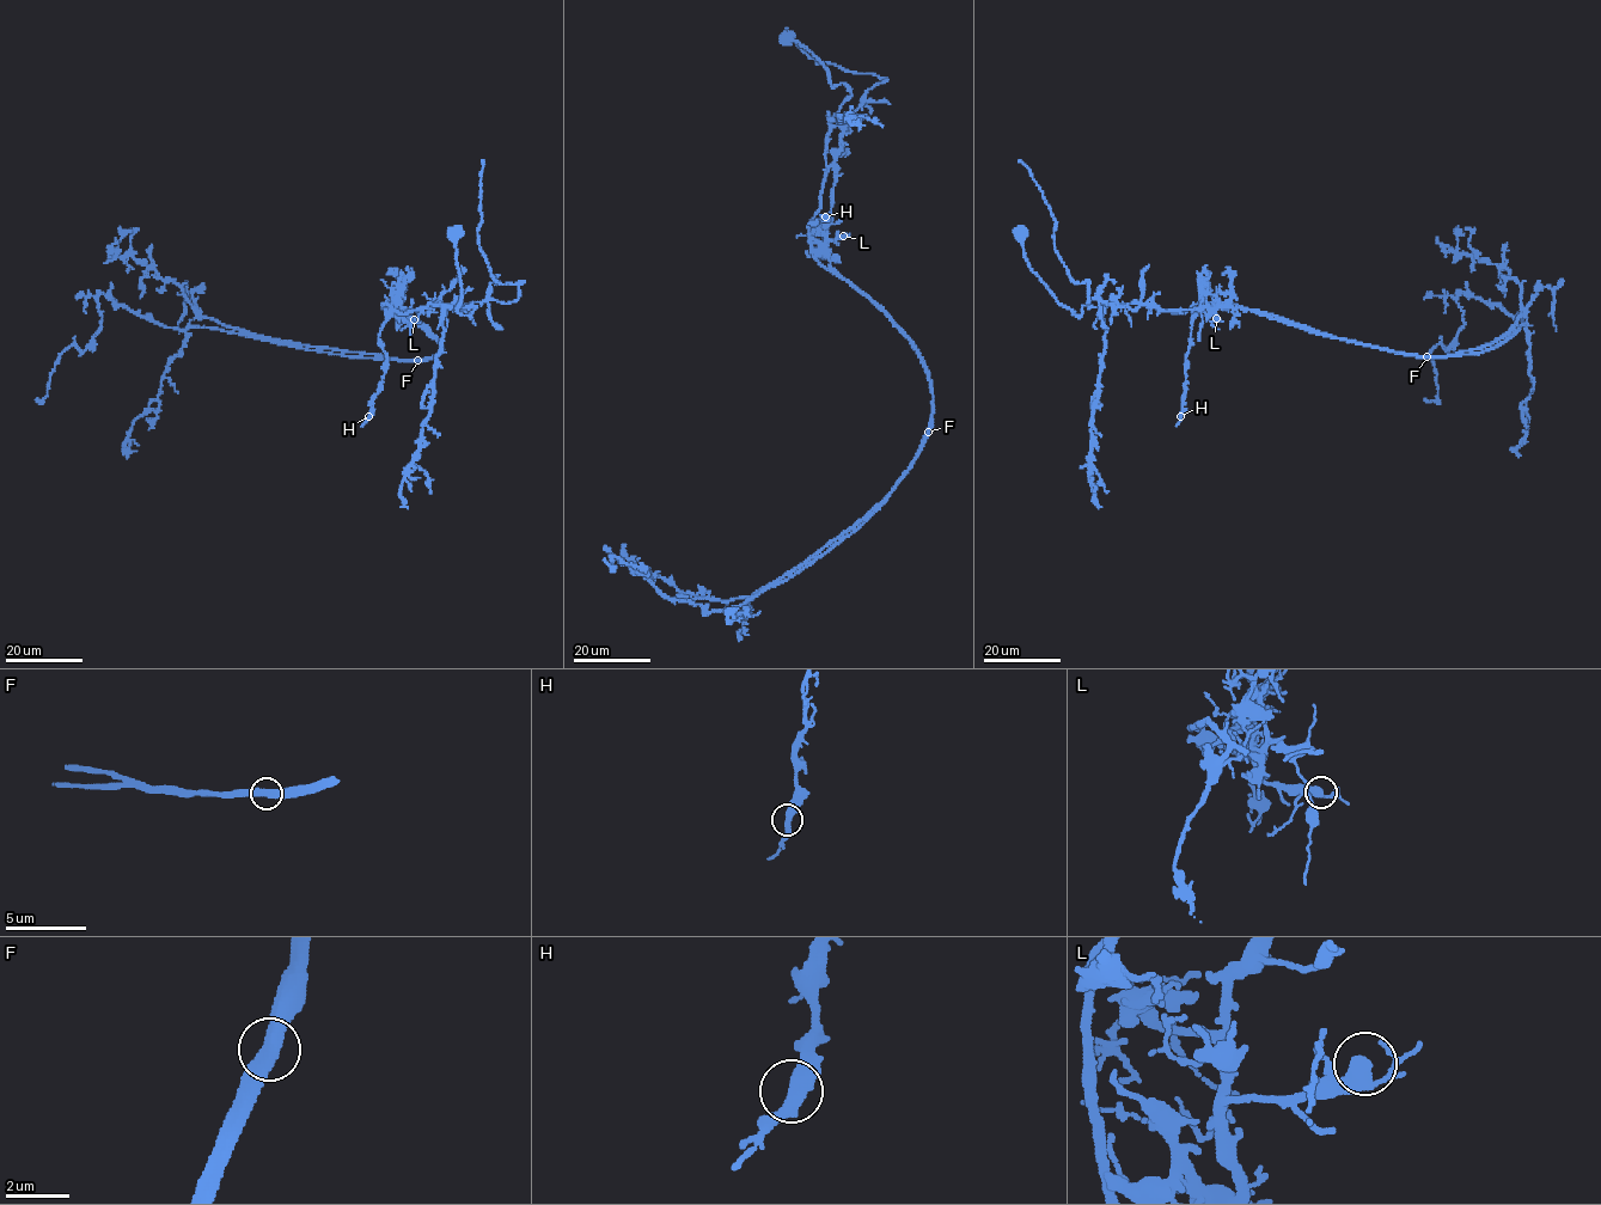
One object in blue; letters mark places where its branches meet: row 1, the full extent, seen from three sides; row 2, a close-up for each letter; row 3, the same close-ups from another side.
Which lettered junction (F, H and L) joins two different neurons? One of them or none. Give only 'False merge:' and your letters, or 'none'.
False merge: F

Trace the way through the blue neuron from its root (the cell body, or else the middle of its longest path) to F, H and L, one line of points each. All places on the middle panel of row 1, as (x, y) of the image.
F: (786, 38), (851, 90), (826, 144), (825, 248), (921, 360), (927, 432)
H: (786, 38), (816, 56), (830, 84), (851, 90), (831, 121), (820, 208), (810, 222), (825, 216)
L: (786, 38), (816, 56), (830, 84), (851, 90), (831, 121), (825, 154), (836, 176), (825, 239), (843, 236)

